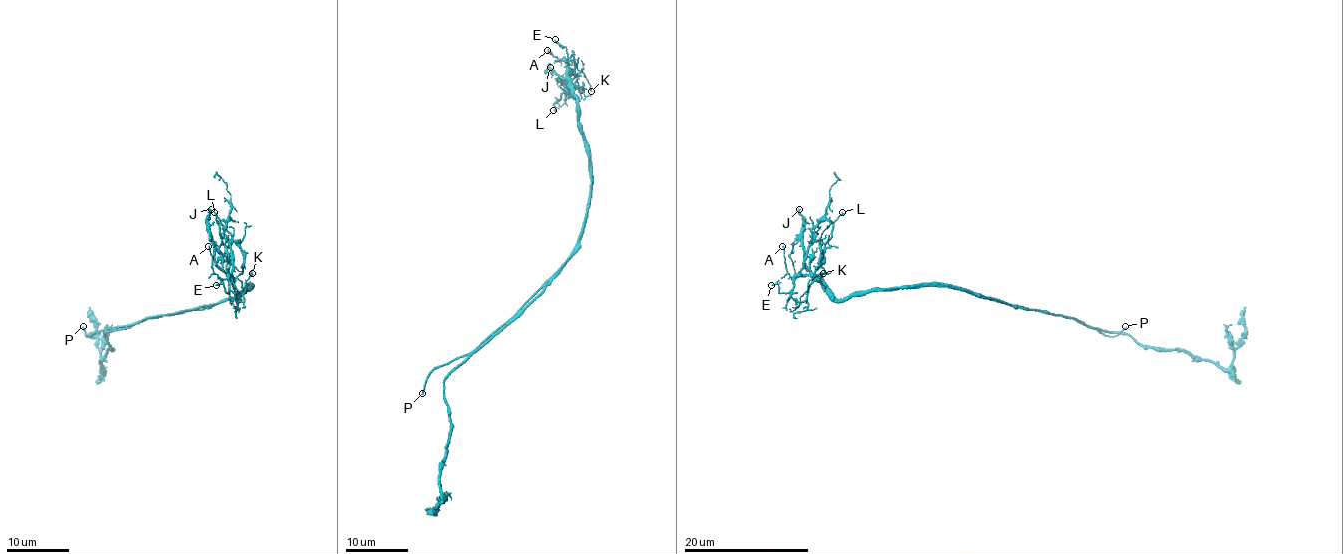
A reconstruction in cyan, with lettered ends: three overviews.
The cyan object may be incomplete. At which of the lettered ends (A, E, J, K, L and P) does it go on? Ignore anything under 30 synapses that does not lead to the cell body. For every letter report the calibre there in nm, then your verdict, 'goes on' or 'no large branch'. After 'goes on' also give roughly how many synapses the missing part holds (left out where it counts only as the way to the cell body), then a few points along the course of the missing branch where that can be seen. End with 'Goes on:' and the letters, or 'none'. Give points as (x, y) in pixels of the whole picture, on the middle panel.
A: calibre 120 nm; no large branch
E: calibre 170 nm; no large branch
J: calibre 220 nm; no large branch
K: calibre 180 nm; no large branch
L: calibre 180 nm; no large branch
P: calibre 170 nm; goes on
Goes on: P

